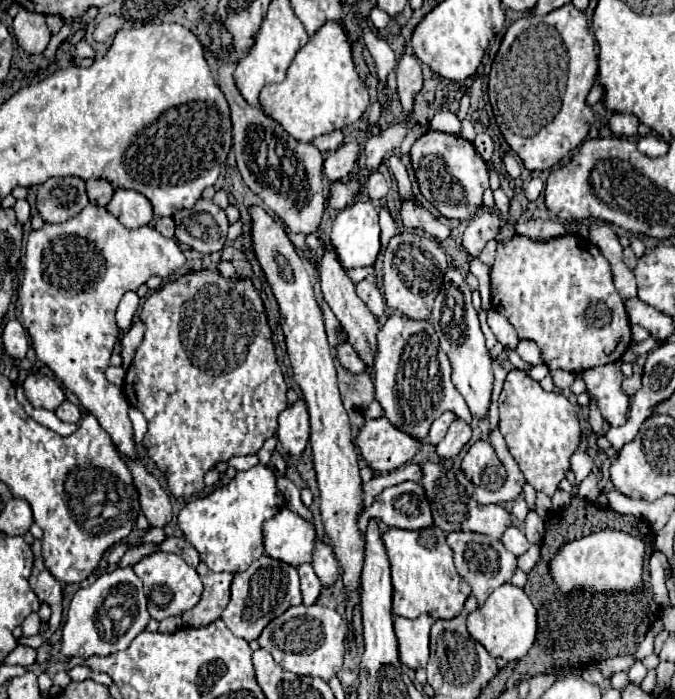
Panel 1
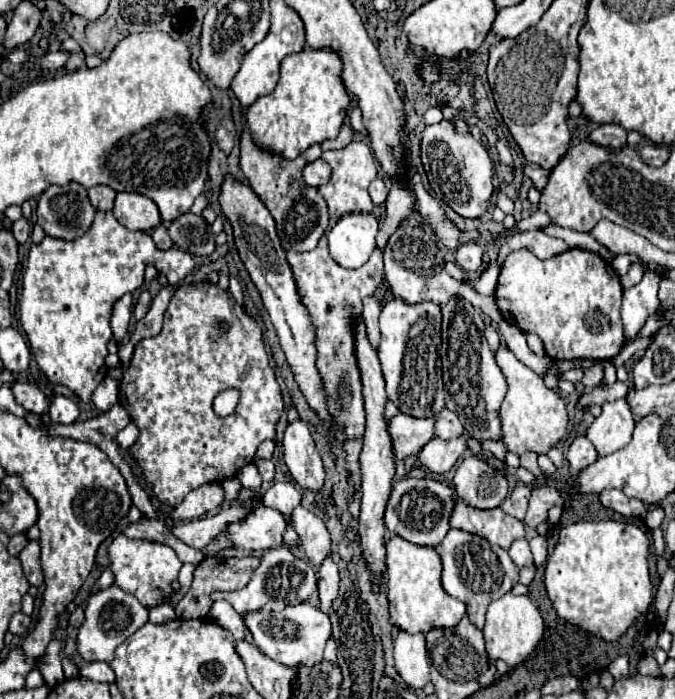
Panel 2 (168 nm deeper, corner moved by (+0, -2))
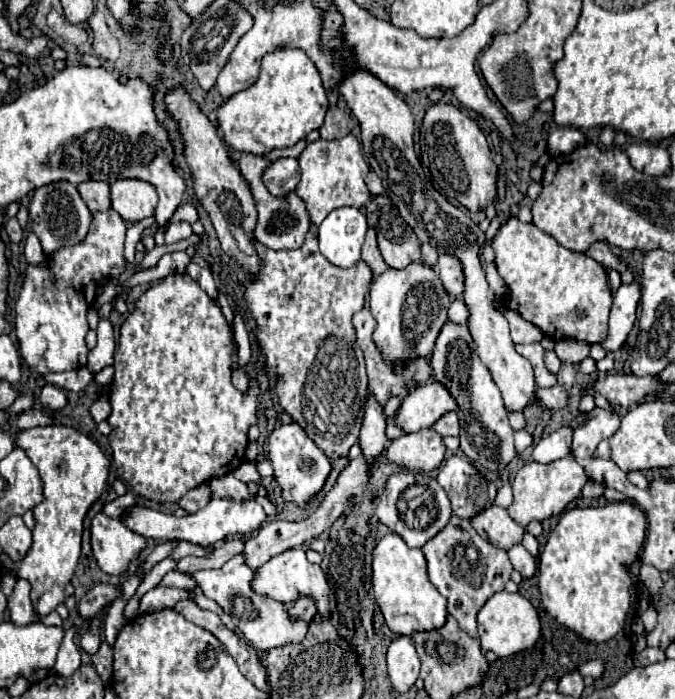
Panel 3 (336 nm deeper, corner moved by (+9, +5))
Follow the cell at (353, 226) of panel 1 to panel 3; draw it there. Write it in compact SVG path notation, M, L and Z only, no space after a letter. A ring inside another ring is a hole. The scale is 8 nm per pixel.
M341 207L331 211L319 225L319 249L323 257L337 267L353 267L361 257L361 245L367 233L367 219L361 209Z

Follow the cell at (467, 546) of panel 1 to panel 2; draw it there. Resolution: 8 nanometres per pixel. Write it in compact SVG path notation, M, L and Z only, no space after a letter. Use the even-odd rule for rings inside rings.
M452 528L450 534L438 546L438 554L442 558L442 588L456 600L466 604L466 614L470 622L482 630L486 608L492 600L508 594L518 584L518 566L514 566L512 558L500 546L492 546L486 538Z

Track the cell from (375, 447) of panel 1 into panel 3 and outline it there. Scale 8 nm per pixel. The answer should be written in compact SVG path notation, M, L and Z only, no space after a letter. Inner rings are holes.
M433 381L411 391L403 399L395 419L403 433L417 433L425 427L431 427L441 415L449 411L455 411L453 397L441 383Z

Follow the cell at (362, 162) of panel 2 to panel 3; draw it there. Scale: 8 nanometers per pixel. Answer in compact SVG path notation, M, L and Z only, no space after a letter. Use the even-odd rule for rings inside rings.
M347 135L335 141L317 139L315 143L309 143L299 157L299 167L301 167L301 181L295 191L307 203L307 211L315 227L333 209L363 207L371 199L371 193L365 187L365 175L369 173L369 165L363 159L363 149L361 143L355 139L355 135ZM323 151L327 151L327 155L323 155Z

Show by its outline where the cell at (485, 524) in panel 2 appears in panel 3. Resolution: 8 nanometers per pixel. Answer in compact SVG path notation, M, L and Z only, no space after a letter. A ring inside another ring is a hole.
M491 505L489 509L481 511L481 515L475 515L471 519L473 523L473 529L485 537L487 541L491 541L495 547L499 549L509 549L513 547L515 543L521 541L523 533L525 533L525 527L521 527L519 523L515 523L507 509L503 507L497 507L497 505Z

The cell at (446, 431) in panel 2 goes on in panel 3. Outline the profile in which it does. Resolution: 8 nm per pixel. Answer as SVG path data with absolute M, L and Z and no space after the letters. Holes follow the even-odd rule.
M453 411L445 413L445 415L433 425L433 429L435 429L439 435L443 435L443 437L447 437L447 435L457 437L457 435L459 435L459 421L457 421L457 415L455 415Z

